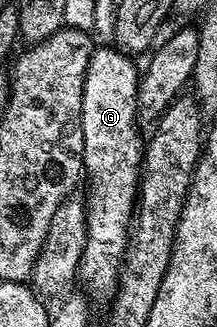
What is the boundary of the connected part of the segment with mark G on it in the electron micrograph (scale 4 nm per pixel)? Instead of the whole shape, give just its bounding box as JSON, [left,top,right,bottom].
[78,47,142,297]

